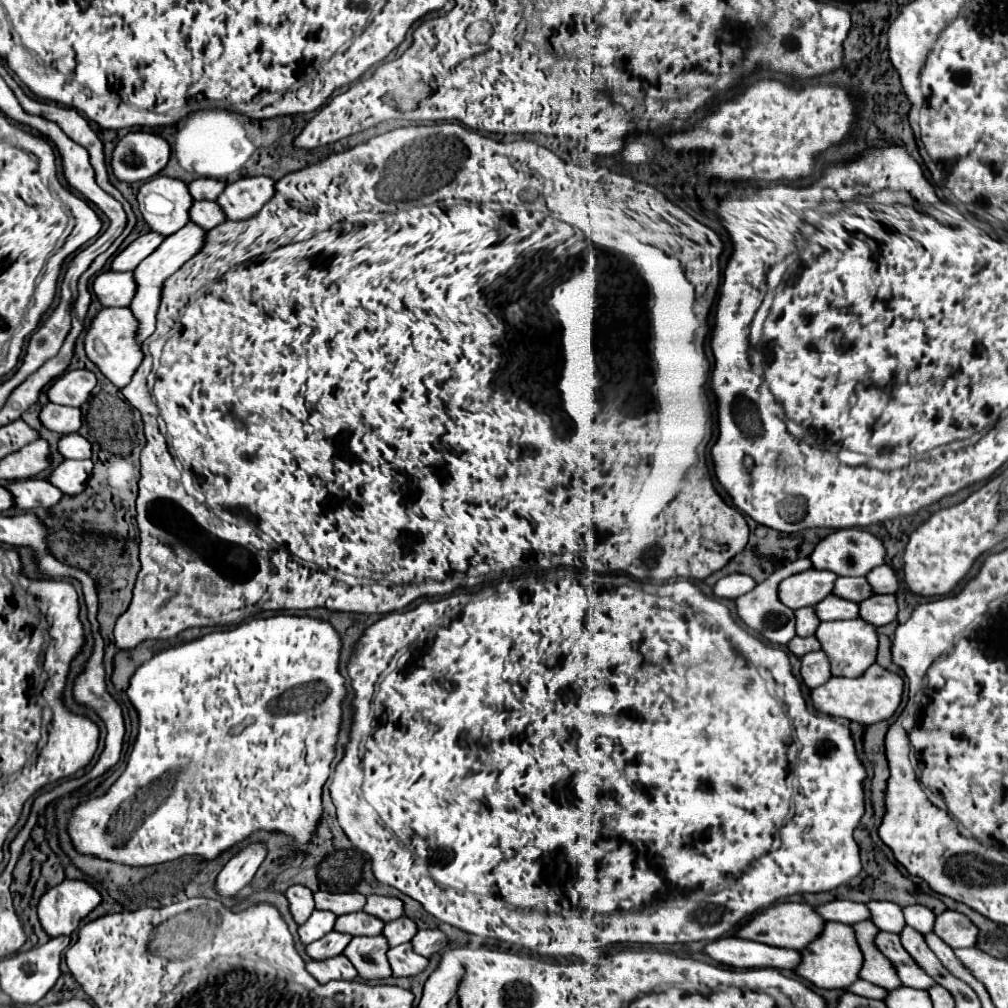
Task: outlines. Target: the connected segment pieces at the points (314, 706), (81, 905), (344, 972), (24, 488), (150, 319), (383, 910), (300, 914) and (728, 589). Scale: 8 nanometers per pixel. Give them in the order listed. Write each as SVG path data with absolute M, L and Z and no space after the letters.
M275 615L269 619L253 619L231 631L207 633L199 639L163 649L155 653L149 661L141 663L129 679L127 697L139 715L139 733L133 745L133 751L127 759L127 767L121 777L109 787L101 797L93 797L85 803L79 803L71 809L67 823L67 833L77 853L93 855L105 861L121 863L127 867L147 867L167 861L175 861L185 855L197 855L205 861L217 859L221 853L233 849L245 841L255 831L281 831L293 841L309 843L317 833L317 825L323 817L321 805L321 787L329 777L329 767L335 757L335 743L341 731L343 701L347 697L345 679L339 673L339 655L341 655L341 635L325 619L315 617L297 617L297 615Z
M63 881L45 891L37 905L43 931L49 937L71 935L83 917L101 903L101 895L85 881Z
M337 955L333 959L325 961L309 961L305 969L319 981L319 983L329 983L333 979L355 979L357 971L353 965L349 965L349 959L345 955Z
M25 479L25 481L11 481L5 489L13 497L13 509L29 511L33 507L51 507L55 505L63 493L49 485L45 479Z
M187 223L185 227L181 227L177 233L169 235L163 239L163 243L149 255L145 257L145 261L141 261L137 265L137 269L133 271L133 277L135 277L135 285L137 285L137 291L135 291L135 297L129 305L129 309L133 311L133 315L137 317L137 323L139 323L139 329L137 329L137 345L141 347L143 341L153 335L155 331L155 315L157 315L157 305L159 305L159 299L161 299L161 287L163 287L163 281L173 275L185 261L189 261L189 257L193 257L193 253L197 253L197 249L201 249L201 241L205 237L205 231L199 227L199 225L193 225L193 223Z
M369 895L367 903L363 907L367 915L373 915L385 923L397 919L403 915L403 903L395 897L381 897L381 895Z
M291 885L285 891L285 897L289 901L289 911L293 915L293 921L297 925L303 925L307 921L307 917L313 913L315 903L313 903L313 893L309 889L305 889L303 885Z
M733 573L715 583L713 595L719 599L737 599L743 593L749 593L753 587L755 587L755 581L749 575Z

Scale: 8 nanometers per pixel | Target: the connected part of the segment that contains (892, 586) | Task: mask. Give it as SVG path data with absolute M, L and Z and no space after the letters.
M879 565L867 573L867 583L871 585L873 593L895 593L897 591L897 577L889 565Z

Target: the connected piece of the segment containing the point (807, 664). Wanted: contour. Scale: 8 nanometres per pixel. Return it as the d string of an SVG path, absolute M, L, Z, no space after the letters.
M815 651L815 653L807 653L801 657L801 669L799 669L803 683L809 689L815 689L819 685L823 685L829 677L831 677L831 665L829 665L829 657L825 657L823 651Z

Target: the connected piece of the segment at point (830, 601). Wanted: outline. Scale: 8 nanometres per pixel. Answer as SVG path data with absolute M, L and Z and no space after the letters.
M829 595L815 605L815 613L821 621L855 619L859 615L859 605L853 601L845 601L845 599L839 599L835 595Z

